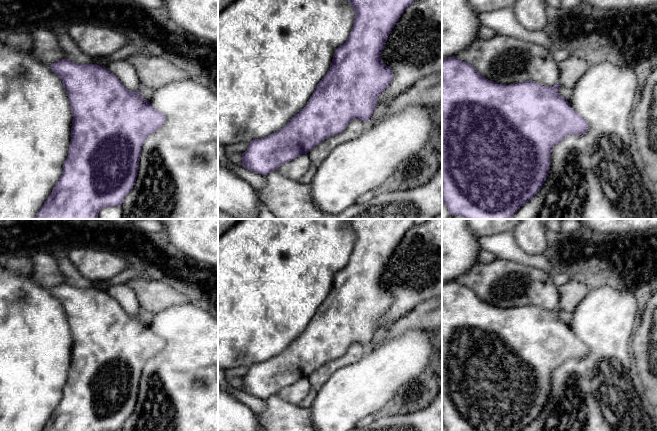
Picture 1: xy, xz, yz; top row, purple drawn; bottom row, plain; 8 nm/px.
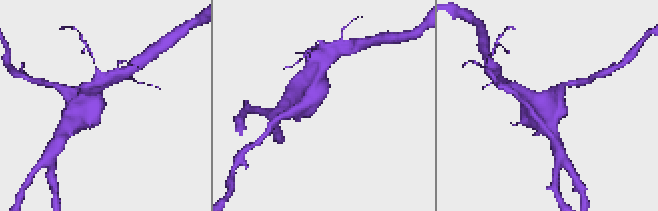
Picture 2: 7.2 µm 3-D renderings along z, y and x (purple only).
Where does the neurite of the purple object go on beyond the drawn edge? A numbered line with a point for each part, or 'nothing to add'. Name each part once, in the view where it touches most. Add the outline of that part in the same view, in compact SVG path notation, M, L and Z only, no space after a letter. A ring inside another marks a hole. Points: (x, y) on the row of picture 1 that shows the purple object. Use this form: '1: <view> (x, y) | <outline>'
nothing to add

